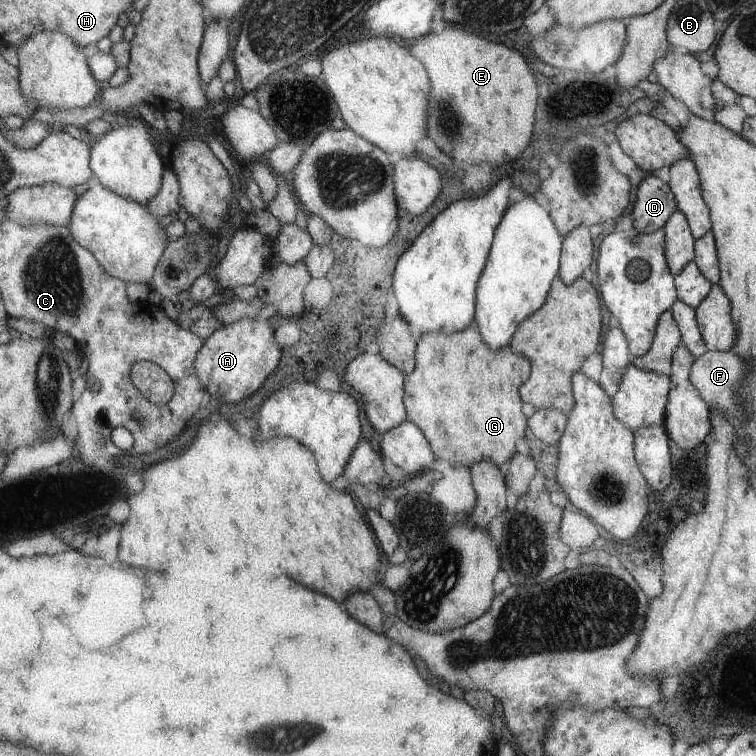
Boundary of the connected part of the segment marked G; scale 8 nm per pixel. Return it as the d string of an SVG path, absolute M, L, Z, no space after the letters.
M472 323L466 326L462 331L454 332L446 335L442 332L423 333L419 338L416 338L416 345L414 348L414 367L409 374L404 375L404 407L407 412L406 420L412 422L420 428L424 437L428 440L428 445L431 450L435 452L436 460L446 461L451 466L457 463L464 467L470 468L473 463L477 461L492 461L497 468L502 469L504 464L514 455L515 442L523 436L525 432L525 416L521 414L521 399L518 390L520 386L528 380L529 373L531 372L531 363L528 358L523 355L518 355L513 352L508 345L498 349L491 349L483 342L481 338L479 327Z

